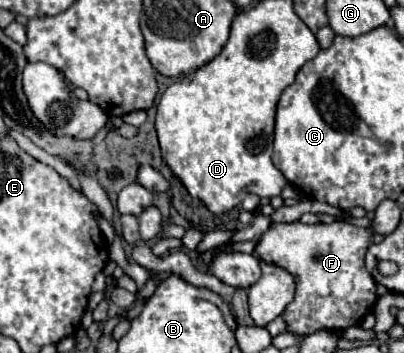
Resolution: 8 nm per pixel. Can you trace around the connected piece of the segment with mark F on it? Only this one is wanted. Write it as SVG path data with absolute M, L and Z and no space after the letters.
M289 222L289 224L271 224L271 228L259 238L257 252L265 262L275 262L277 266L283 266L295 276L297 292L295 300L285 308L283 318L287 322L287 332L307 336L317 330L335 330L343 332L349 326L359 326L367 314L373 312L377 304L377 284L367 274L365 268L365 252L371 244L373 228L359 228L351 226L347 222L333 222L333 224L301 224L301 222Z

